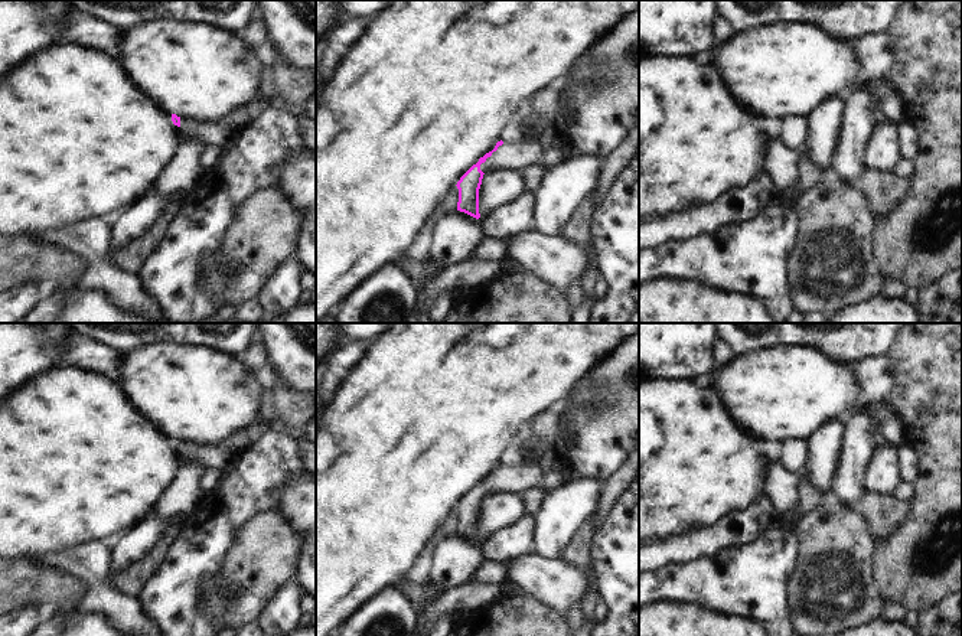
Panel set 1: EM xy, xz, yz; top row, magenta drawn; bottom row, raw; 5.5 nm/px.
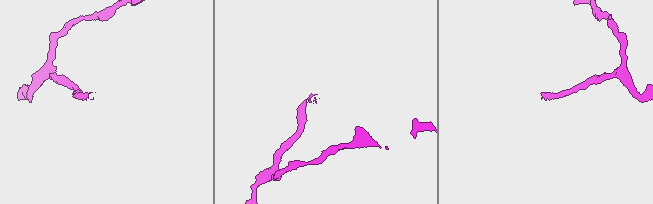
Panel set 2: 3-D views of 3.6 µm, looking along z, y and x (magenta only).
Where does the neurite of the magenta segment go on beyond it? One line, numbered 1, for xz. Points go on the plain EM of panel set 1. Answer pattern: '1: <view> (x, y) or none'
1: xz (553, 469)

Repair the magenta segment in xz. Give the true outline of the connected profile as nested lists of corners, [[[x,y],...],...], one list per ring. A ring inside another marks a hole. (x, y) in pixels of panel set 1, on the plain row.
[[[561,444],[542,454],[539,459],[524,460],[518,466],[496,466],[495,472],[486,476],[457,505],[457,534],[476,542],[479,536],[479,512],[483,498],[500,492],[524,495],[528,489],[551,490],[573,479],[581,479],[570,464],[568,449]]]

